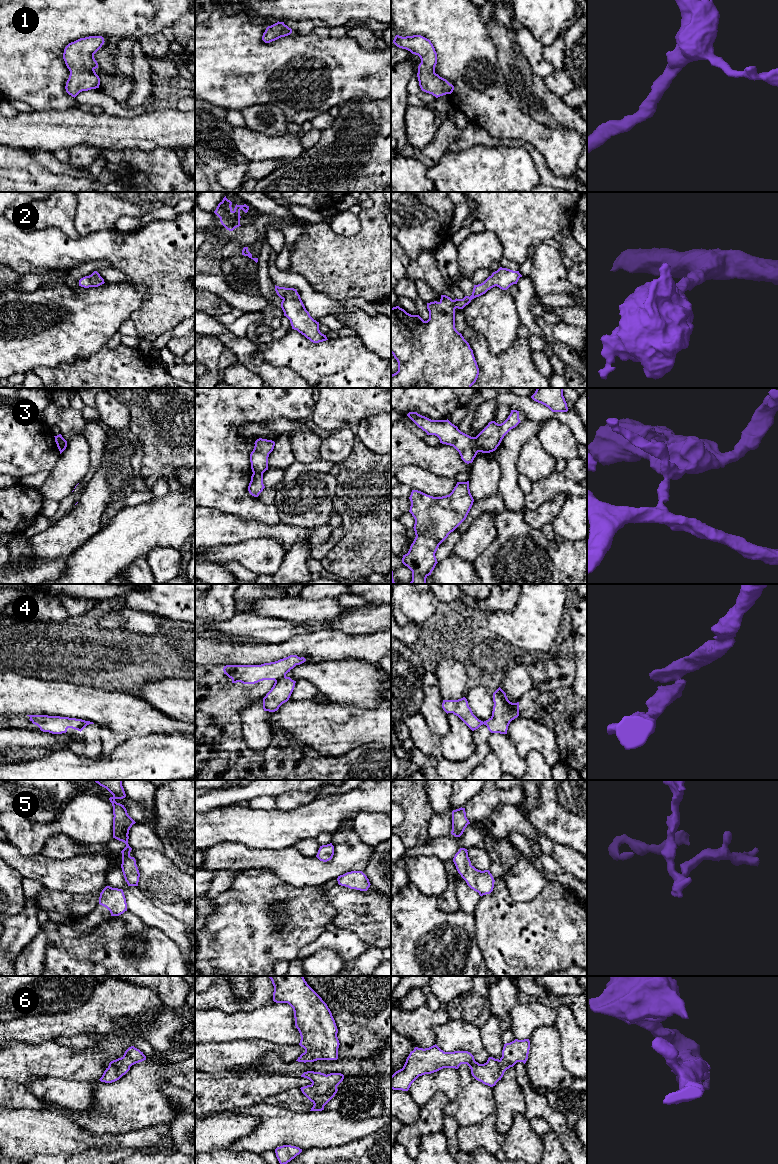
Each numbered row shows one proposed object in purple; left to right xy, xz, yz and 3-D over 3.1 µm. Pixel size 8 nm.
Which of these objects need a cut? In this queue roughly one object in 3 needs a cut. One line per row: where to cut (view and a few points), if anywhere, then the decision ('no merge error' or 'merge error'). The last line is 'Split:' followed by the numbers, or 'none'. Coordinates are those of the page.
1: cut none; no merge error
2: cut none; no merge error
3: cut yz (474, 437), (479, 451); merge error
4: cut xz (285, 675), (275, 681); merge error
5: cut none; no merge error
6: cut none; no merge error
Split: 3, 4

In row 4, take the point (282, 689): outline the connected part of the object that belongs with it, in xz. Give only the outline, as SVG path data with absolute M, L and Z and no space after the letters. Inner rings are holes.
M283 677L275 681L271 690L263 698L264 711L275 712L287 702L294 690L296 681L290 677Z

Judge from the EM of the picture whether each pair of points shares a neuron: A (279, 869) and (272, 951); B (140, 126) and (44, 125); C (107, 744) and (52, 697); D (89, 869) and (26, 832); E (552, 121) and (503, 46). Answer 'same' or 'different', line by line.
A: different
B: same
C: different
D: different
E: same

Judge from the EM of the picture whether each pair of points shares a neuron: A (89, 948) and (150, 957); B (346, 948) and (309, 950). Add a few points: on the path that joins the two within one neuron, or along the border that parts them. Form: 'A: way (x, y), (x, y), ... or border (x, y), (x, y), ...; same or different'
A: way (104, 959), (135, 959); same
B: way (337, 943), (318, 944); same

